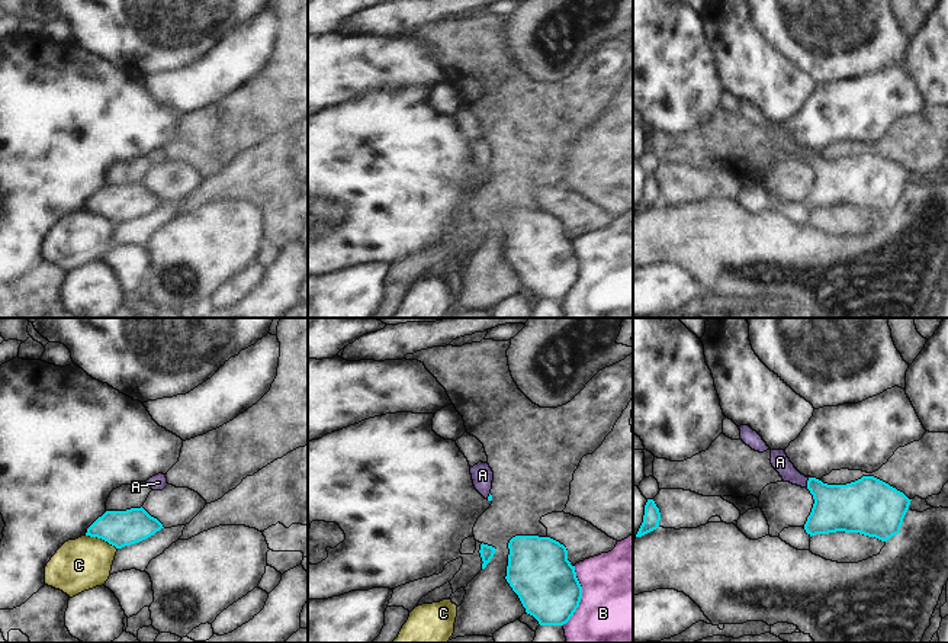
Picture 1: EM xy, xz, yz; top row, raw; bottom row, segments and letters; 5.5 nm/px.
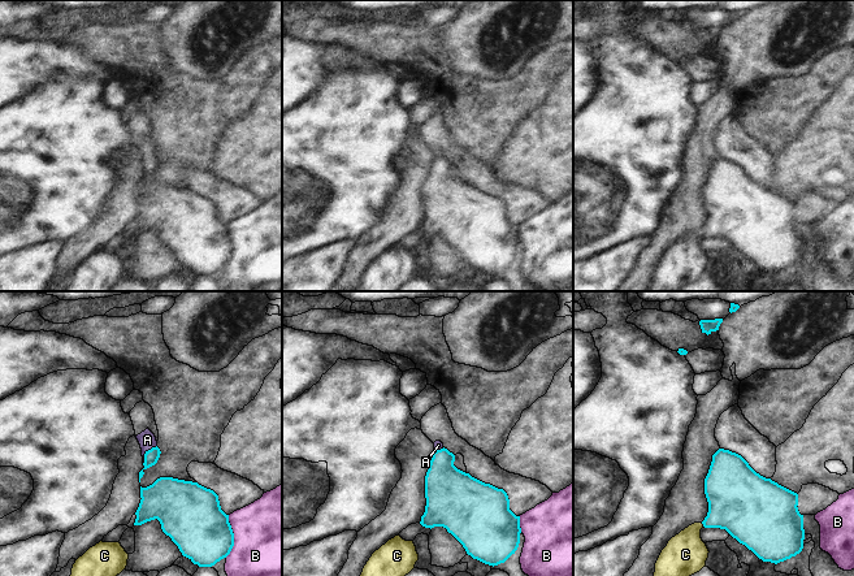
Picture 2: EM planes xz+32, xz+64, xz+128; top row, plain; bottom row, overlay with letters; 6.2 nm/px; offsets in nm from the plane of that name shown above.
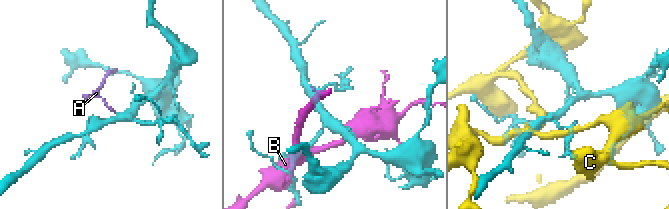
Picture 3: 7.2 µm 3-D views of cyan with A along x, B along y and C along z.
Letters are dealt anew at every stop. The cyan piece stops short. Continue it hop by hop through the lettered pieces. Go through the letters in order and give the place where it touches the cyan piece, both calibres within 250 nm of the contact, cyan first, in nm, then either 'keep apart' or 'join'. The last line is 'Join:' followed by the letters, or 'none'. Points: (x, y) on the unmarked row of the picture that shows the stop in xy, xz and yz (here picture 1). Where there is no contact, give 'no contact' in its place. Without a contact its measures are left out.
A: meets cyan in yz at (807, 157); 260 nm thick on the cyan side, 100 nm on the other; join
B: meets cyan in xz at (581, 272); 340 nm thick on the cyan side, 500 nm on the other; keep apart
C: meets cyan in xy at (102, 214); 200 nm thick on the cyan side, 300 nm on the other; keep apart
Join: A

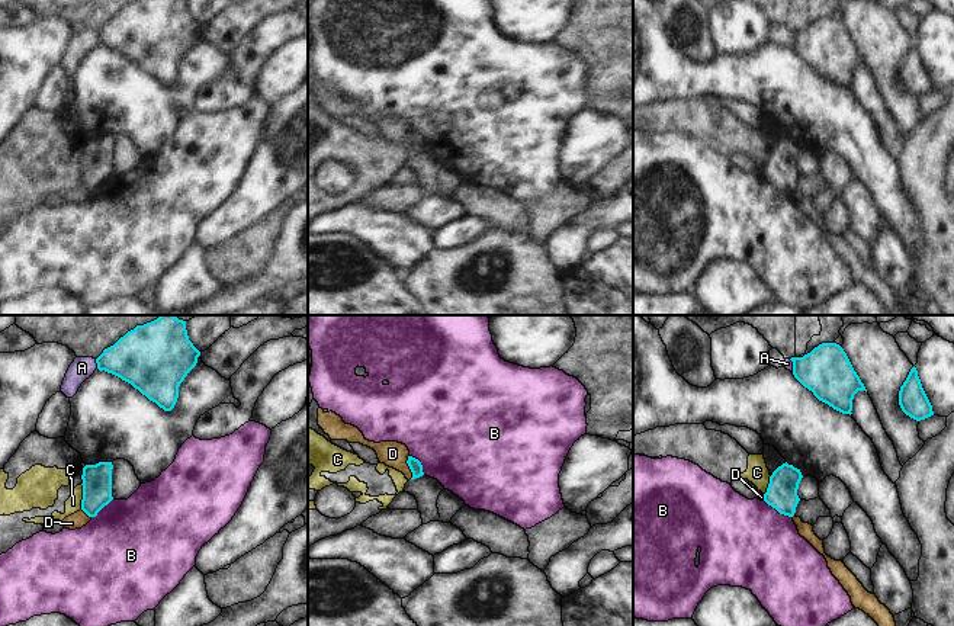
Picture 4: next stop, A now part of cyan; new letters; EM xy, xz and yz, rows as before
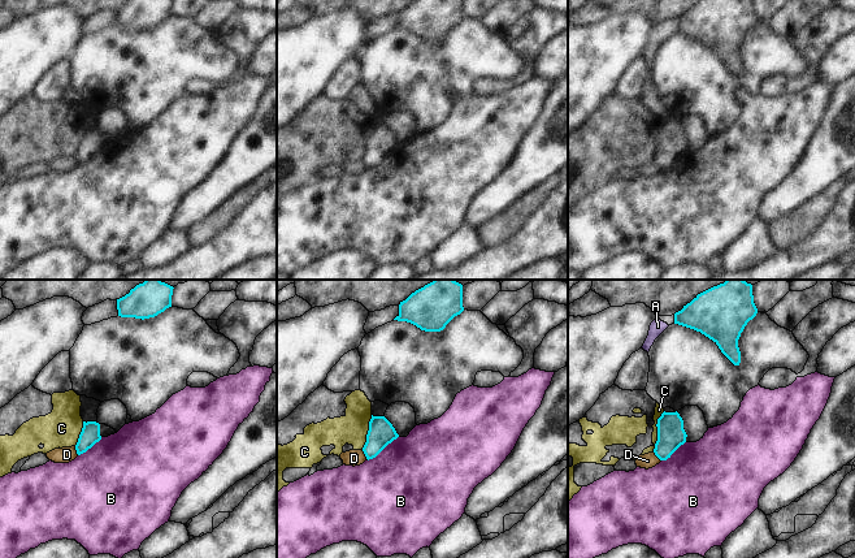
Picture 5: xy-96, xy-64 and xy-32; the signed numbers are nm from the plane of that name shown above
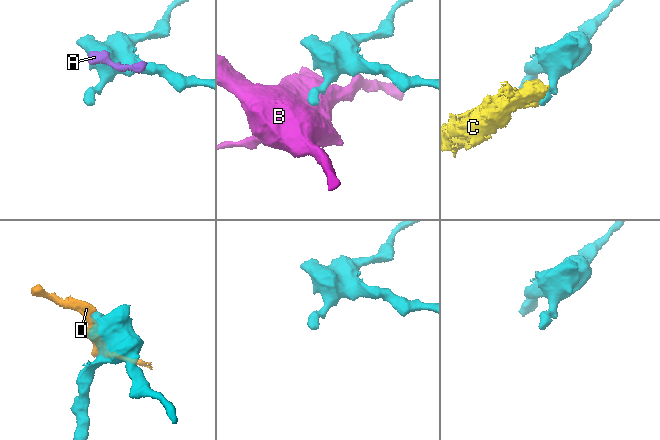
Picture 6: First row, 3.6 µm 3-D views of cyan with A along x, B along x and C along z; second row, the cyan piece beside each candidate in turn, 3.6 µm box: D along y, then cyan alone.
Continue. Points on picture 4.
A: meets cyan in xy at (96, 37); 320 nm thick on the cyan side, 120 nm on the other; keep apart
B: meets cyan in yz at (779, 186); 180 nm thick on the cyan side, 480 nm on the other; keep apart
C: meets cyan in xy at (83, 172); 160 nm thick on the cyan side, 90 nm on the other; keep apart
D: meets cyan in xz at (408, 140); 70 nm thick on the cyan side, 140 nm on the other; keep apart
Join: none

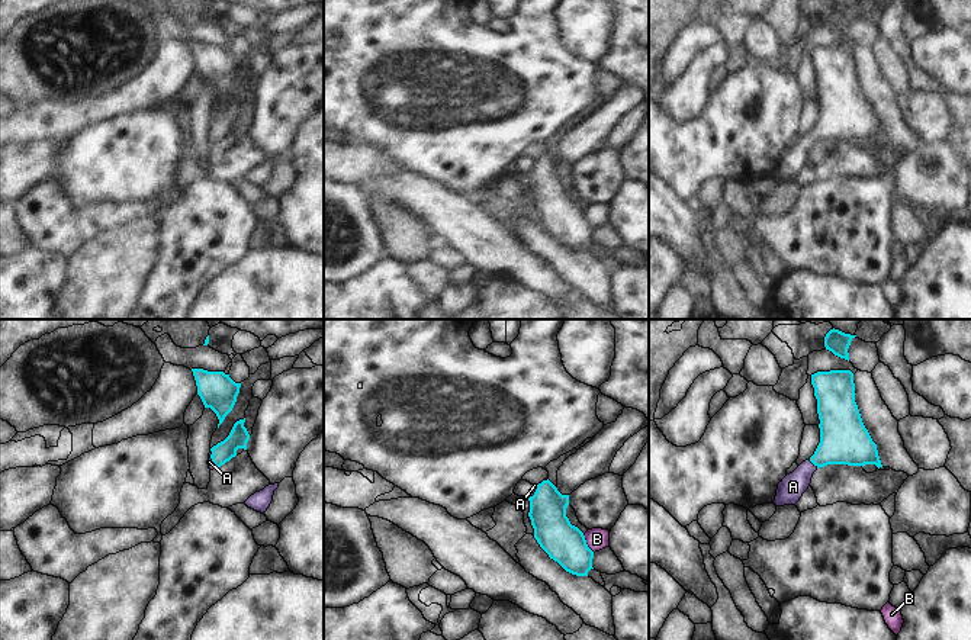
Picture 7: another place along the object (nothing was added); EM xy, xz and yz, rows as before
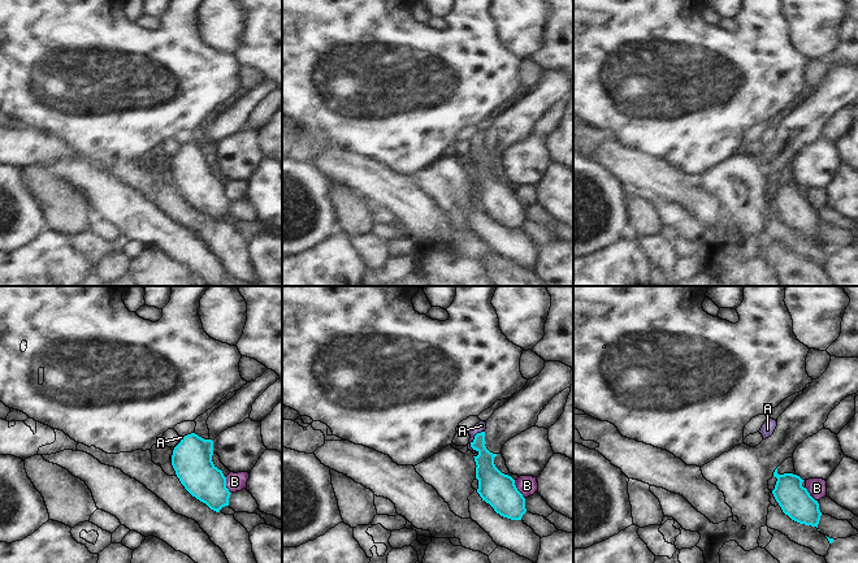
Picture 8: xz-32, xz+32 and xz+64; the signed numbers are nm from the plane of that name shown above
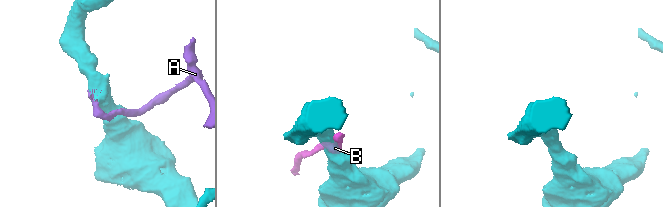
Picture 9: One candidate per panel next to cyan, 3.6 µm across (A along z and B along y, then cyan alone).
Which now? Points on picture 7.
A: meets cyan in yz at (813, 138); 280 nm thick on the cyan side, 140 nm on the other; join
B: meets cyan in xz at (585, 218); 220 nm thick on the cyan side, 130 nm on the other; keep apart
Join: A

